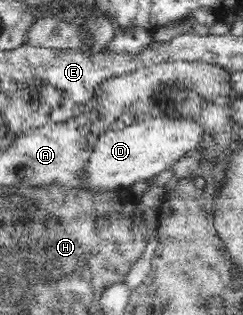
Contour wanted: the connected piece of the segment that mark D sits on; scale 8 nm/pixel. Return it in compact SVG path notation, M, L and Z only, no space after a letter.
M156 117L134 120L122 130L108 129L99 137L86 166L78 172L79 187L92 194L108 193L172 171L183 156L202 142L204 132L205 128L194 120Z

